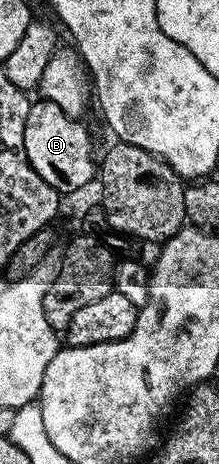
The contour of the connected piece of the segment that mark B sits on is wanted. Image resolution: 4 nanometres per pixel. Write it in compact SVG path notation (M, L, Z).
M37 98L29 105L27 122L23 126L23 150L27 154L27 162L31 162L35 174L39 174L39 178L43 178L43 182L47 182L47 186L54 188L58 194L77 192L80 188L87 187L92 180L94 183L99 172L95 158L93 162L93 140L81 123L82 121L78 117L63 114L63 110L59 110L59 106L55 106L55 102Z

